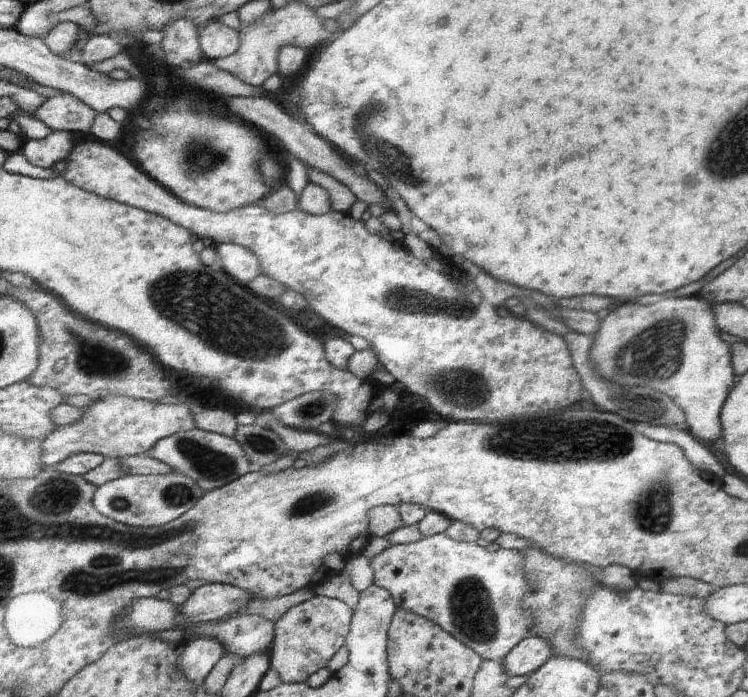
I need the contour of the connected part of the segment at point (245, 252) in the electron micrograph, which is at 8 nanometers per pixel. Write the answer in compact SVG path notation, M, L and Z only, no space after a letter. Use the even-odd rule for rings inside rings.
M220 243L215 246L220 268L242 287L261 273L259 258L245 246L236 243Z

